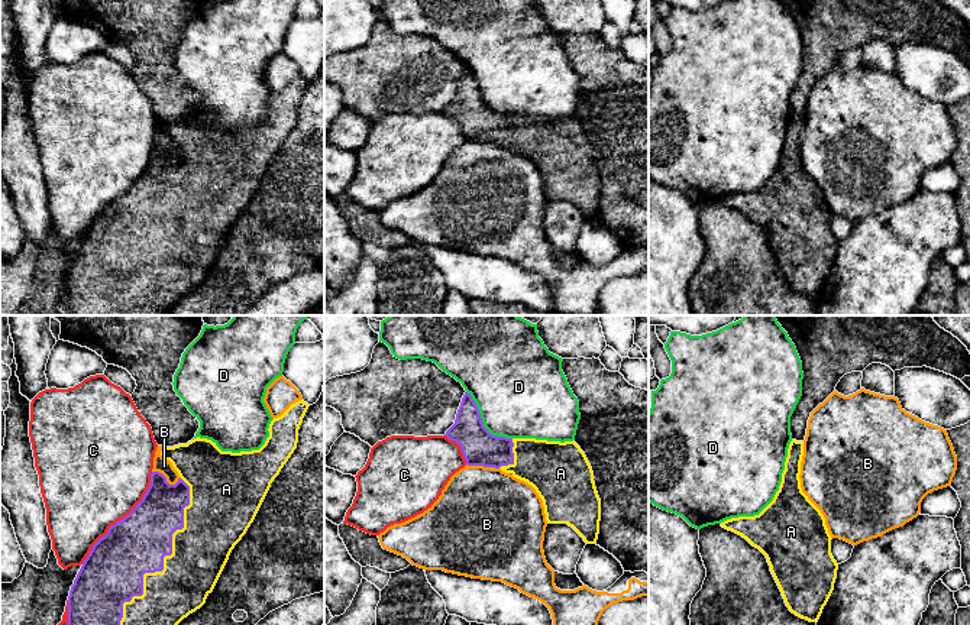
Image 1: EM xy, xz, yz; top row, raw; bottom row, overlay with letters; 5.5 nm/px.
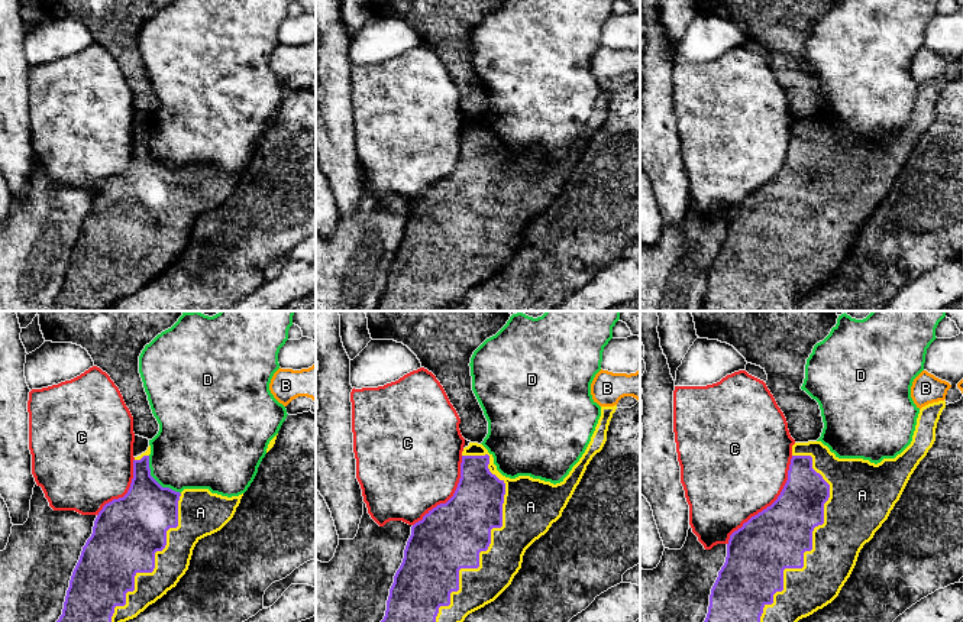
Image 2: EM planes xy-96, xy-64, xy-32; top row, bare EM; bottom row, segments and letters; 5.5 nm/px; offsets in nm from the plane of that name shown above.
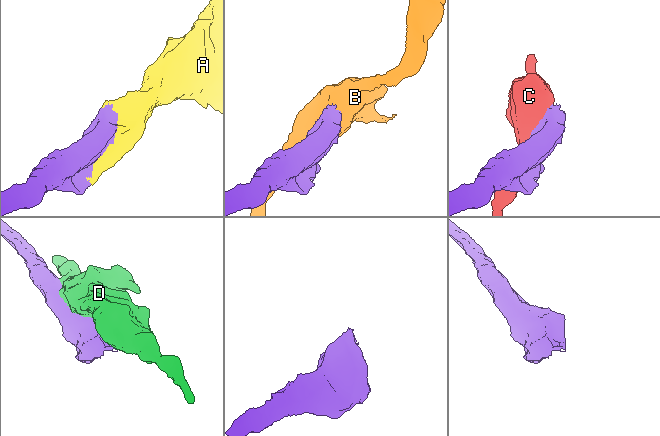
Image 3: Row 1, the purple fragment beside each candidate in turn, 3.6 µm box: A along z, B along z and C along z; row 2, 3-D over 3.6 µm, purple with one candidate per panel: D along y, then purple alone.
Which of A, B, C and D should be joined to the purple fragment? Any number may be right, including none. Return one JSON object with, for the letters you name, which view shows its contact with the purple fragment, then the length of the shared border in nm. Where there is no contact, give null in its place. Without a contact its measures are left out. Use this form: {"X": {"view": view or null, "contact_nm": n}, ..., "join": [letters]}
{"A": {"view": "xy", "contact_nm": 900}, "join": ["A"]}

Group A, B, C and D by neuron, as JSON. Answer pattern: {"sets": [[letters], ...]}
{"sets": [["A"], ["B"], ["C"], ["D"]]}

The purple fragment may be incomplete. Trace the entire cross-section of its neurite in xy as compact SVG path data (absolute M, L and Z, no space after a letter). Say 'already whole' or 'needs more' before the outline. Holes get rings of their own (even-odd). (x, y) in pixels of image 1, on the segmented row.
needs more; M303 399L292 404L281 417L274 418L269 424L269 437L259 450L252 451L222 451L216 443L207 438L194 438L187 444L164 447L161 456L169 460L178 472L180 479L175 485L169 485L166 477L159 472L152 472L151 485L142 501L132 509L129 515L111 525L104 537L101 537L91 548L84 560L68 596L68 625L178 625L190 613L200 609L207 596L213 592L235 545L246 534L253 522L274 479L279 475L284 464L288 462L298 443L298 430L308 409L308 404Z

